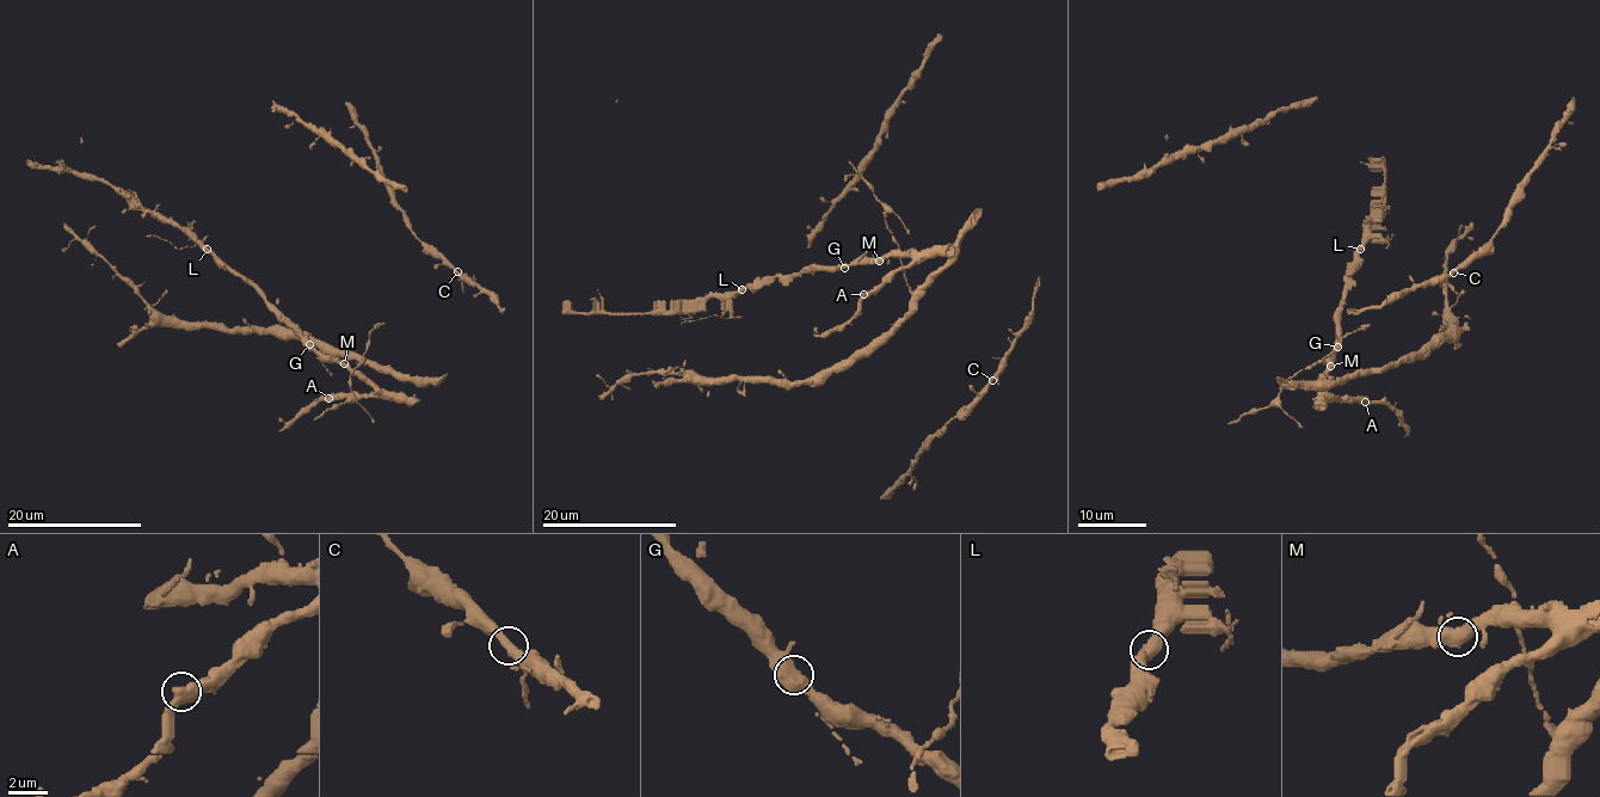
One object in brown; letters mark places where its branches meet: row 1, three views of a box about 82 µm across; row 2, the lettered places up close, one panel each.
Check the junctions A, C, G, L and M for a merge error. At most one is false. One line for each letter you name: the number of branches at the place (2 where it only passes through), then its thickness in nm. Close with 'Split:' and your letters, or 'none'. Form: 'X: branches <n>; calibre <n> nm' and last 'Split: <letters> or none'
Split: none

